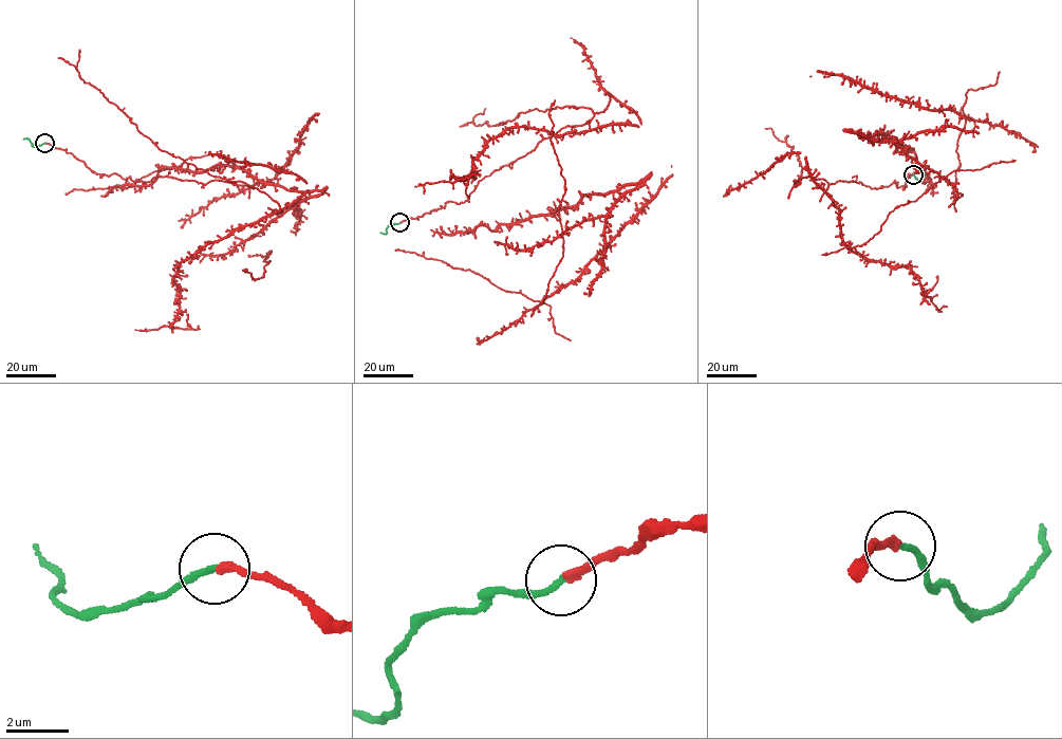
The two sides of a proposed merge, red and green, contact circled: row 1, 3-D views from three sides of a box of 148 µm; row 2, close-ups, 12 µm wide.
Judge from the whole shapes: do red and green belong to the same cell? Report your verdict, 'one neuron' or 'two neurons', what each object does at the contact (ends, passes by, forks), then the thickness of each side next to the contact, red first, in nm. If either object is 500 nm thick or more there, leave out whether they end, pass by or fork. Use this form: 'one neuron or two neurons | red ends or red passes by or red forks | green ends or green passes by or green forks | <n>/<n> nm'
two neurons | red ends | green ends | 240/200 nm

